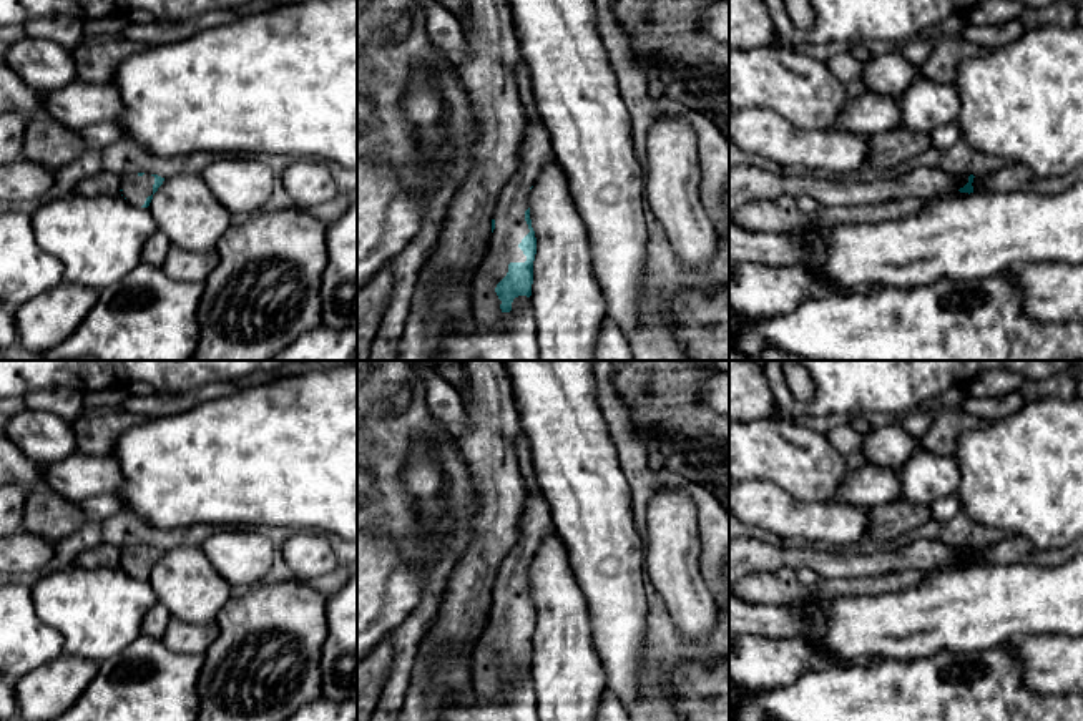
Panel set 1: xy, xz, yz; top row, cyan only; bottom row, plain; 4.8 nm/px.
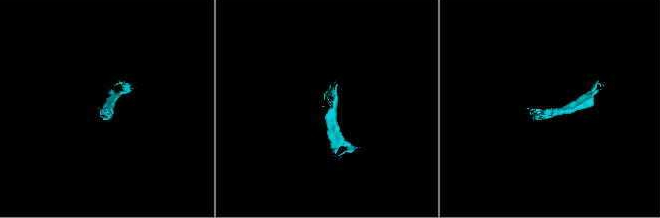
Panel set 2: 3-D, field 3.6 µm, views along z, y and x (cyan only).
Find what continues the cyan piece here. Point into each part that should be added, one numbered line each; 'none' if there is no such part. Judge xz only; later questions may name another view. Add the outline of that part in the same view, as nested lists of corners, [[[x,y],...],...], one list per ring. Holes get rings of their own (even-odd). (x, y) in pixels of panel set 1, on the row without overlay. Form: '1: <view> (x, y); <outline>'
1: xz (537, 522); [[[527,483],[525,487],[527,498],[518,522],[518,538],[493,581],[495,601],[472,666],[472,694],[482,701],[493,699],[502,688],[495,660],[507,648],[508,636],[527,633],[518,616],[530,605],[525,593],[530,560],[542,540],[555,532],[553,515],[543,493]]]

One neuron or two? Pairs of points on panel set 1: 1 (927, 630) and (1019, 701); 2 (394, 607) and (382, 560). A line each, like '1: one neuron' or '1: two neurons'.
1: two neurons
2: one neuron

